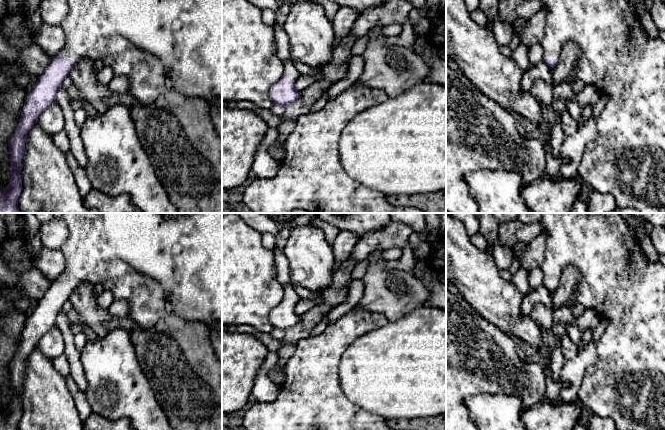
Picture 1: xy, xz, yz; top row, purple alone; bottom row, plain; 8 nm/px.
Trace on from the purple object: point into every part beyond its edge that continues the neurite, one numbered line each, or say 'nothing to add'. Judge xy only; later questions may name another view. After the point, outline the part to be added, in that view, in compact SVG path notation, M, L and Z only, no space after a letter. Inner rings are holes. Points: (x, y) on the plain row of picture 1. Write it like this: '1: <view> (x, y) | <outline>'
1: xy (87, 255) | M63 213L69 235L59 249L65 260L62 272L63 283L89 282L101 284L109 290L115 300L123 300L129 307L129 314L140 329L150 329L168 313L163 289L156 281L133 270L125 262L112 256L110 246L103 237L102 213Z

